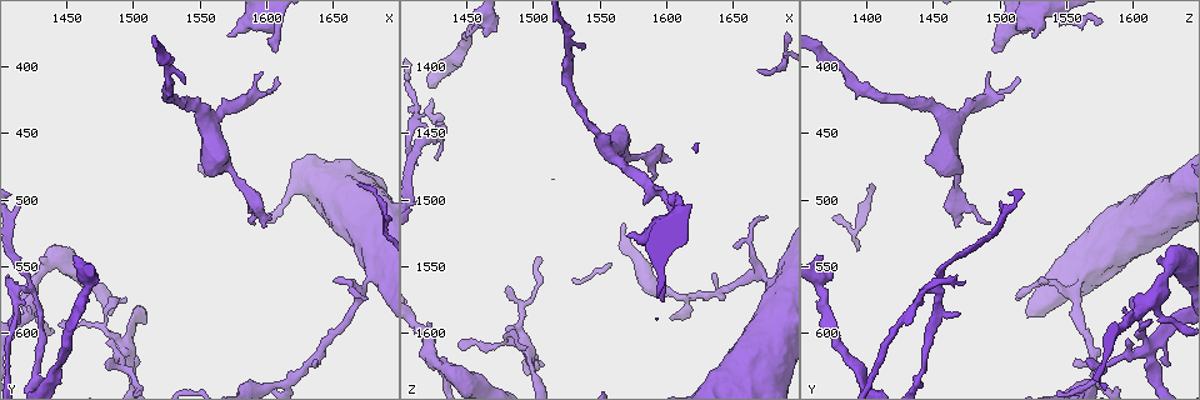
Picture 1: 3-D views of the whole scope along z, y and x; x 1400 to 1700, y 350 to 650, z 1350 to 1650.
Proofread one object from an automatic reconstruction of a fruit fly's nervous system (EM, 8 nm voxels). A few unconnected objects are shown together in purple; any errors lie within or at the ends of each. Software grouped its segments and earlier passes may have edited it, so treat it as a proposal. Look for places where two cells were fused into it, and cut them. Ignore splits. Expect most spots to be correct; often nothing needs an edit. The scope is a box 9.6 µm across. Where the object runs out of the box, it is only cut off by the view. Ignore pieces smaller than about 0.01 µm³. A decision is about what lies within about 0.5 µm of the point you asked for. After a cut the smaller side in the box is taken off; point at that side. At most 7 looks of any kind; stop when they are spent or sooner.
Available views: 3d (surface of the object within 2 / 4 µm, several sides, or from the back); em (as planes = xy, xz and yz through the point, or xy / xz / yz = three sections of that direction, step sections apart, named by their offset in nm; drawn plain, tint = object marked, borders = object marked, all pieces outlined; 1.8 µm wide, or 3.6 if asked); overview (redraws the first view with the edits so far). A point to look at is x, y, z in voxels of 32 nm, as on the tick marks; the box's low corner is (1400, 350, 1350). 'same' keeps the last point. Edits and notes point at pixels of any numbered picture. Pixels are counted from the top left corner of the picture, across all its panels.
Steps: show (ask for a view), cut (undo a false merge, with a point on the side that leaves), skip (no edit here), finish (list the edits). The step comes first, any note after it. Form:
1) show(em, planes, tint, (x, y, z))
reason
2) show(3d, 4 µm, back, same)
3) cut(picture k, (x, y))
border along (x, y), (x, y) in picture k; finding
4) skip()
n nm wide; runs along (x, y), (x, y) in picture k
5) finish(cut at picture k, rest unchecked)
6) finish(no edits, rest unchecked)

show(em, planes, tint, (1428, 624, 1444))
a narrow waist

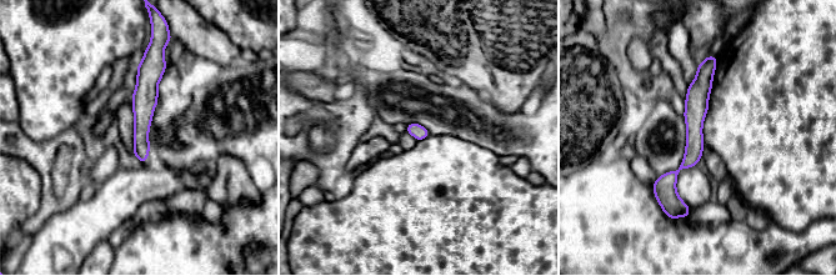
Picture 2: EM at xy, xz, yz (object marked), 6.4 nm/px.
skip()
90 nm wide; runs along (712, 63), (694, 152), (670, 179), (685, 210) in picture 2; all the same cell

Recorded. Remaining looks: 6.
show(3d, 4 µm, (1586, 420, 1492))
thick turns thin

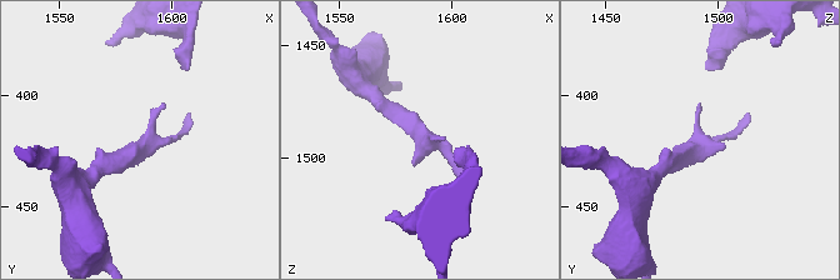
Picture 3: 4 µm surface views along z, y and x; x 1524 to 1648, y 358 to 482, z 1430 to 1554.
show(em, 3.6 µm, planes, tint, (1589, 423, 1493))
now the EM

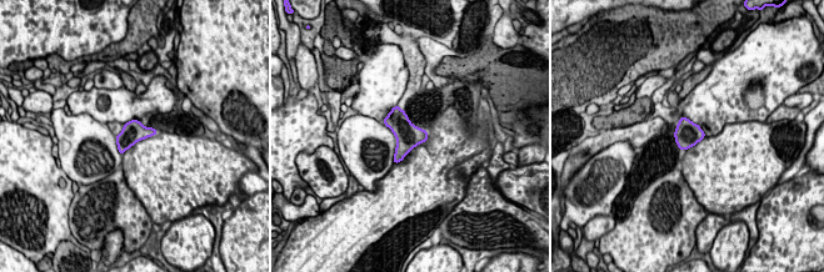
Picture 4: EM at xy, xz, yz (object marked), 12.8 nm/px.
skip()
one cell here

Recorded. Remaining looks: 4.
show(3d, 4 µm, (1574, 478, 1468))
sudden change in width

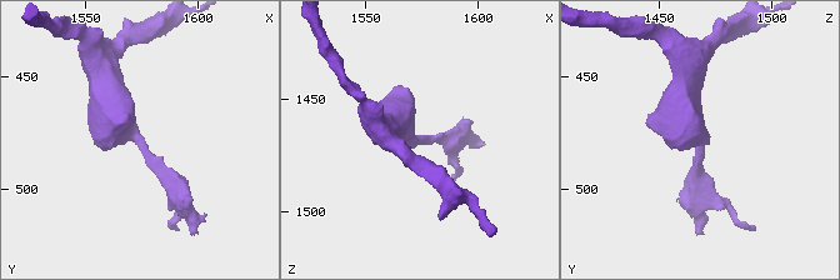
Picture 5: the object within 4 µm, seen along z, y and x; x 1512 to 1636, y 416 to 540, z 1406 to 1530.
show(em, planes, tint, (1572, 478, 1467))
now the EM

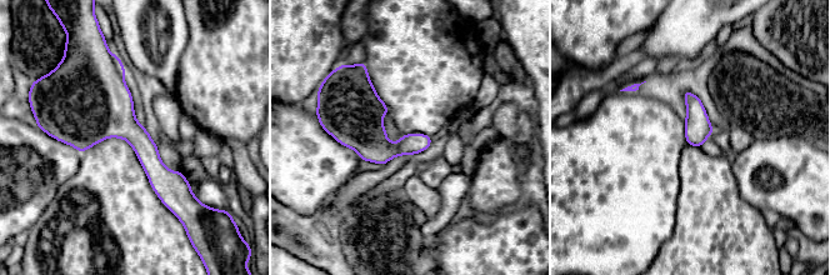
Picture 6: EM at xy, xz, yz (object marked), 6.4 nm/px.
skip()
140 nm wide; all the same cell

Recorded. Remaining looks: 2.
finish(no edits, rest unchecked)

